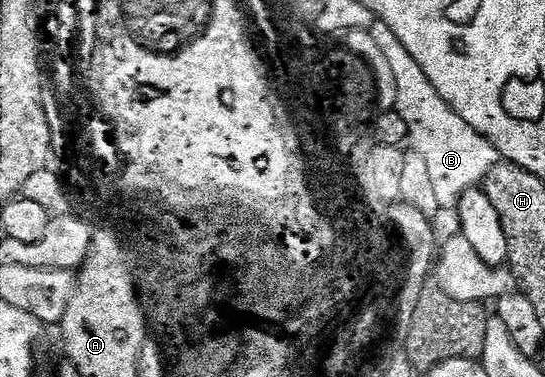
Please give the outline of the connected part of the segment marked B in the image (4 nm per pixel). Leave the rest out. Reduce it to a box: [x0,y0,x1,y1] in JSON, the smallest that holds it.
[370,21,501,212]

